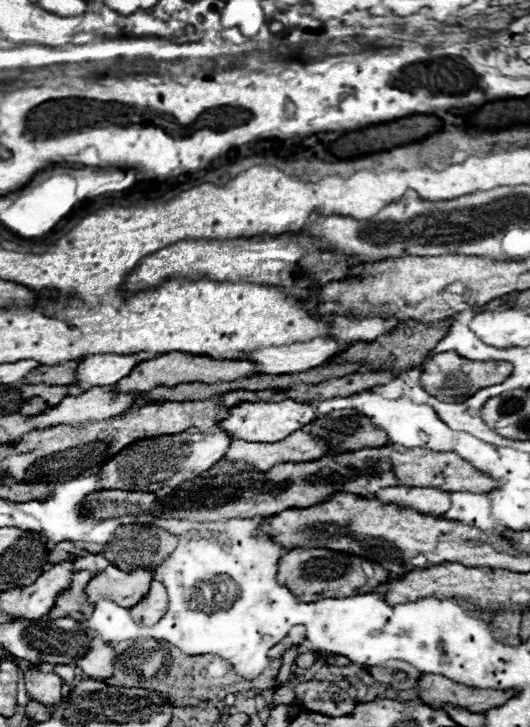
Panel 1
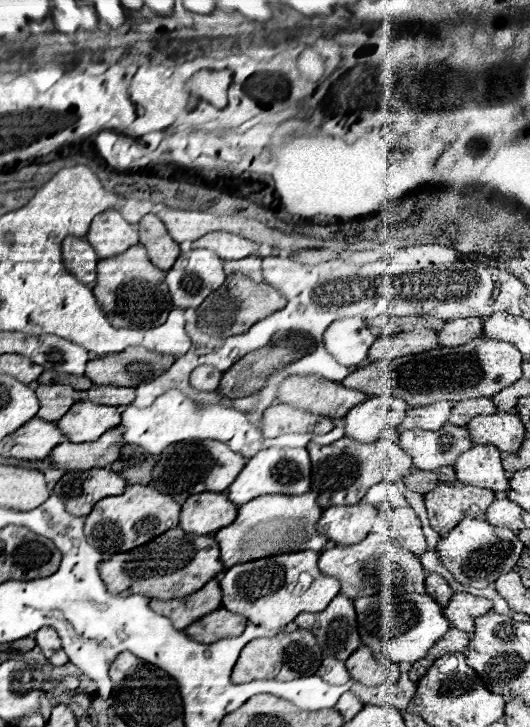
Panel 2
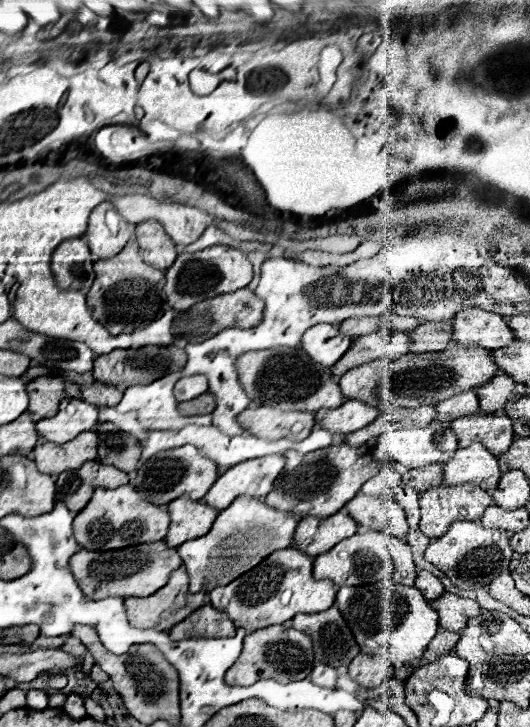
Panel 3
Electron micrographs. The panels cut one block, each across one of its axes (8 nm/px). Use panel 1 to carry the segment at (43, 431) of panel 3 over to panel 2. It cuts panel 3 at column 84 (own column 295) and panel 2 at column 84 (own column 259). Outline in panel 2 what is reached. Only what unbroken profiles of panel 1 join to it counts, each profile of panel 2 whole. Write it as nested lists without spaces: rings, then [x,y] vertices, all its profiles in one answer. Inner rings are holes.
[[[76,402],[62,418],[60,430],[70,442],[88,442],[100,438],[106,430],[116,428],[122,416],[114,406],[96,406],[92,402]]]

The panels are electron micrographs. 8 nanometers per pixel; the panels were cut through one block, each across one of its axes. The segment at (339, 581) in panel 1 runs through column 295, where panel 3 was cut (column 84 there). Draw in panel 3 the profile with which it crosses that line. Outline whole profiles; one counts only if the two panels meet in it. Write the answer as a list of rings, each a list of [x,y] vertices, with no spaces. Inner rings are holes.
[[[164,540],[150,542],[150,544],[138,544],[130,548],[116,548],[106,552],[90,552],[80,550],[70,560],[70,570],[80,584],[84,596],[88,600],[102,600],[108,596],[148,596],[160,590],[170,574],[180,568],[184,562],[176,548],[166,548]]]

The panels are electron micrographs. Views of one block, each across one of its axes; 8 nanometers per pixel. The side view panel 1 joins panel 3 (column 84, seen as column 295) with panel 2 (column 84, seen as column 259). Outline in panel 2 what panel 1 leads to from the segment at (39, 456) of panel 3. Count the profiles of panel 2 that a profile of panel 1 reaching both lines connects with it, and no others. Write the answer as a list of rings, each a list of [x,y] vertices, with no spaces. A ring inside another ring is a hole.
[[[116,426],[106,430],[96,442],[62,442],[52,450],[48,460],[62,470],[88,470],[88,468],[104,468],[112,464],[120,456],[120,448],[124,444],[124,426]]]

